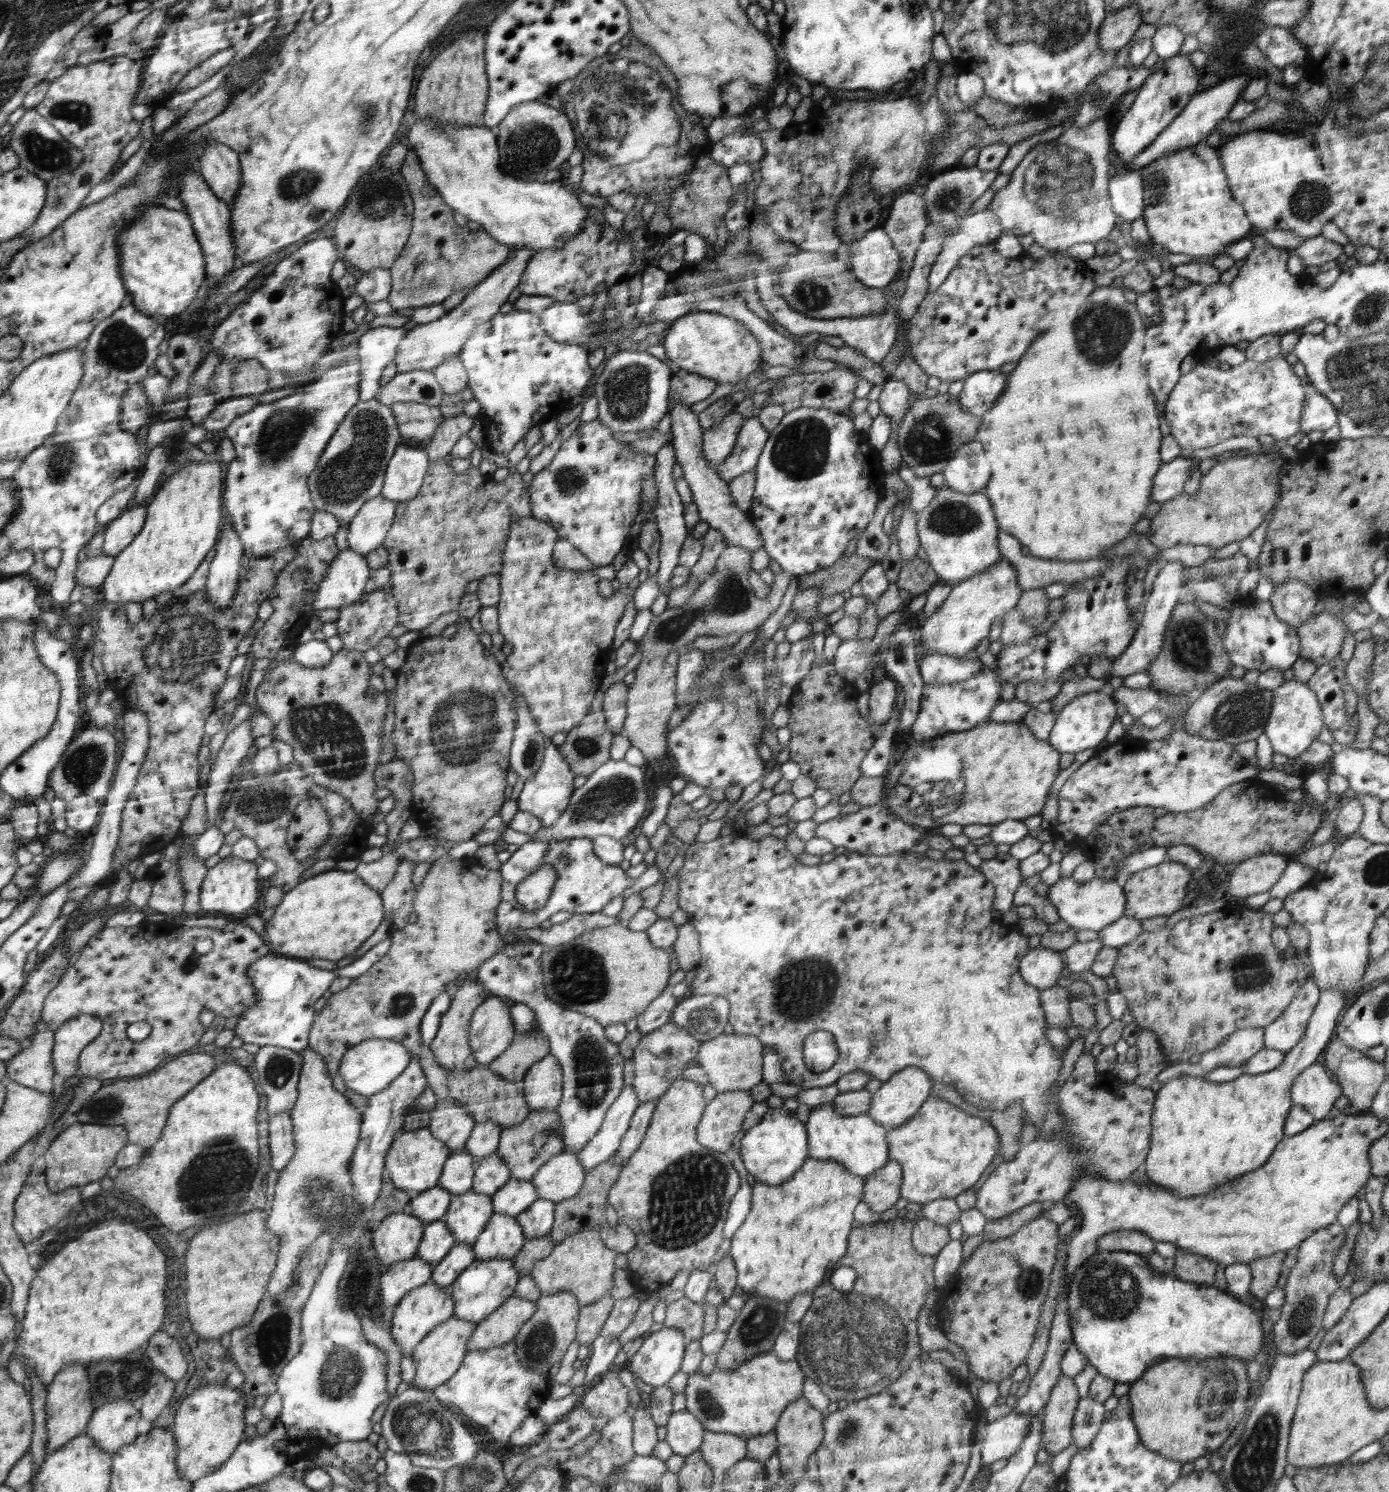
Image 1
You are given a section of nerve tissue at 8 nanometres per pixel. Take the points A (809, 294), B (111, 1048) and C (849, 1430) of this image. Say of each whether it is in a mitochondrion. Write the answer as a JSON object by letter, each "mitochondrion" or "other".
{"A":"mitochondrion","B":"other","C":"mitochondrion"}

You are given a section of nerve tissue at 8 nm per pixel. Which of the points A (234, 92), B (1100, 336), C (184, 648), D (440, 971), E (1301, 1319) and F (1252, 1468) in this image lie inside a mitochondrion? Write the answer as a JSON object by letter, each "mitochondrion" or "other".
{"A":"other","B":"mitochondrion","C":"mitochondrion","D":"other","E":"mitochondrion","F":"mitochondrion"}

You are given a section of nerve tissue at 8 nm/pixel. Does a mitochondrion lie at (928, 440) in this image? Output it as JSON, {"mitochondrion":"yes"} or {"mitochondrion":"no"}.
{"mitochondrion":"yes"}

